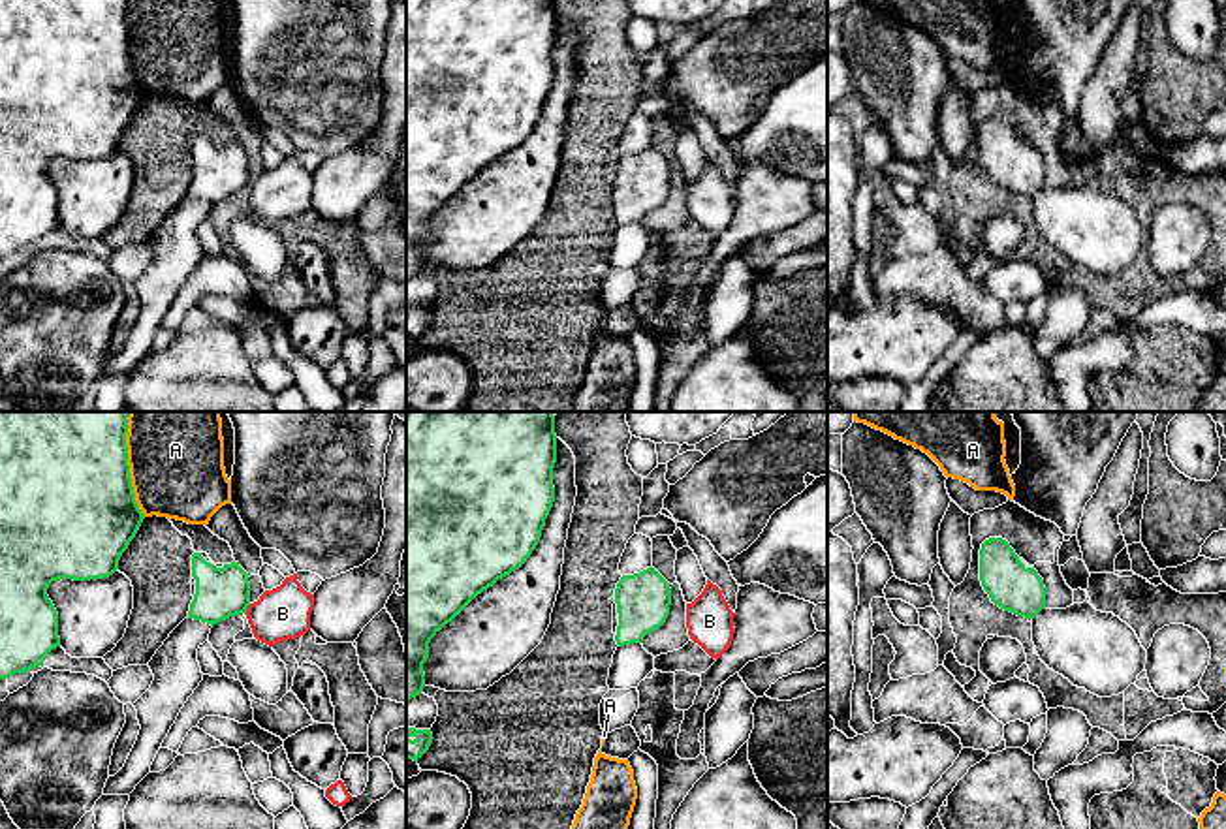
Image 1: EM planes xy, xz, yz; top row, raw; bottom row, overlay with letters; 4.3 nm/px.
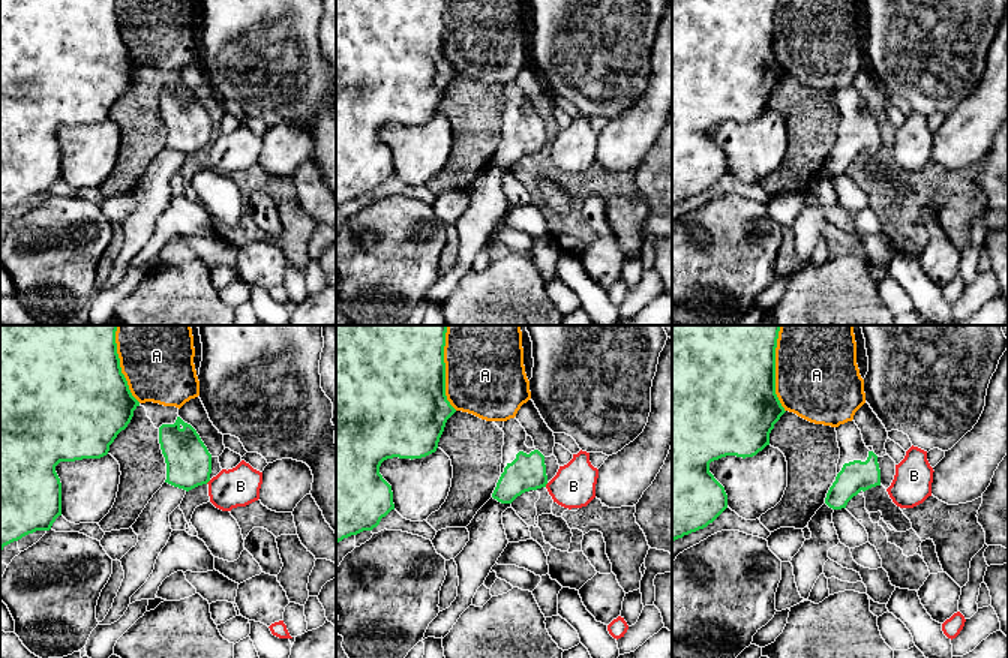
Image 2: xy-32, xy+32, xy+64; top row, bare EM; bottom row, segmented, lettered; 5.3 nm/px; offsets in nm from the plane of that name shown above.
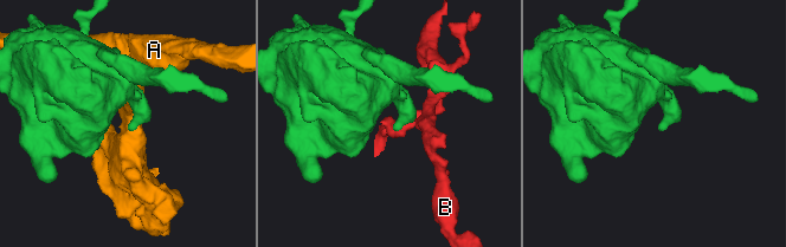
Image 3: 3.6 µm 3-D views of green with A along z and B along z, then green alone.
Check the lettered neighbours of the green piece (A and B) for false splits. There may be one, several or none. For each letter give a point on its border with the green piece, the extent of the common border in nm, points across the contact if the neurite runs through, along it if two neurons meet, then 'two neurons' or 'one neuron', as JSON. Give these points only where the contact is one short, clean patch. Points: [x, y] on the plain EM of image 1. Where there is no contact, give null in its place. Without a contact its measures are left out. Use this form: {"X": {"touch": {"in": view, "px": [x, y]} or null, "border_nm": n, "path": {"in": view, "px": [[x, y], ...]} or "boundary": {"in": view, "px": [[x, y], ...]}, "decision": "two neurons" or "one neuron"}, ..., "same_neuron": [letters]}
{"A": {"touch": {"in": "xy", "px": [128, 47]}, "border_nm": 420, "decision": "two neurons"}, "B": {"touch": {"in": "xy", "px": [247, 187]}, "border_nm": 50, "boundary": {"in": "xy", "px": [[251, 183], [245, 192]]}, "decision": "two neurons"}, "same_neuron": []}

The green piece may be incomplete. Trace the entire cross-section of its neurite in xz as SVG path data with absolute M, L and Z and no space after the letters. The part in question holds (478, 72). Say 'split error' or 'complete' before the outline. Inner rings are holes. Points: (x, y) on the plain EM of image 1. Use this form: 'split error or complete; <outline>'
complete; M406 0L406 280L425 267L431 218L536 128L555 81L555 41L555 0Z

